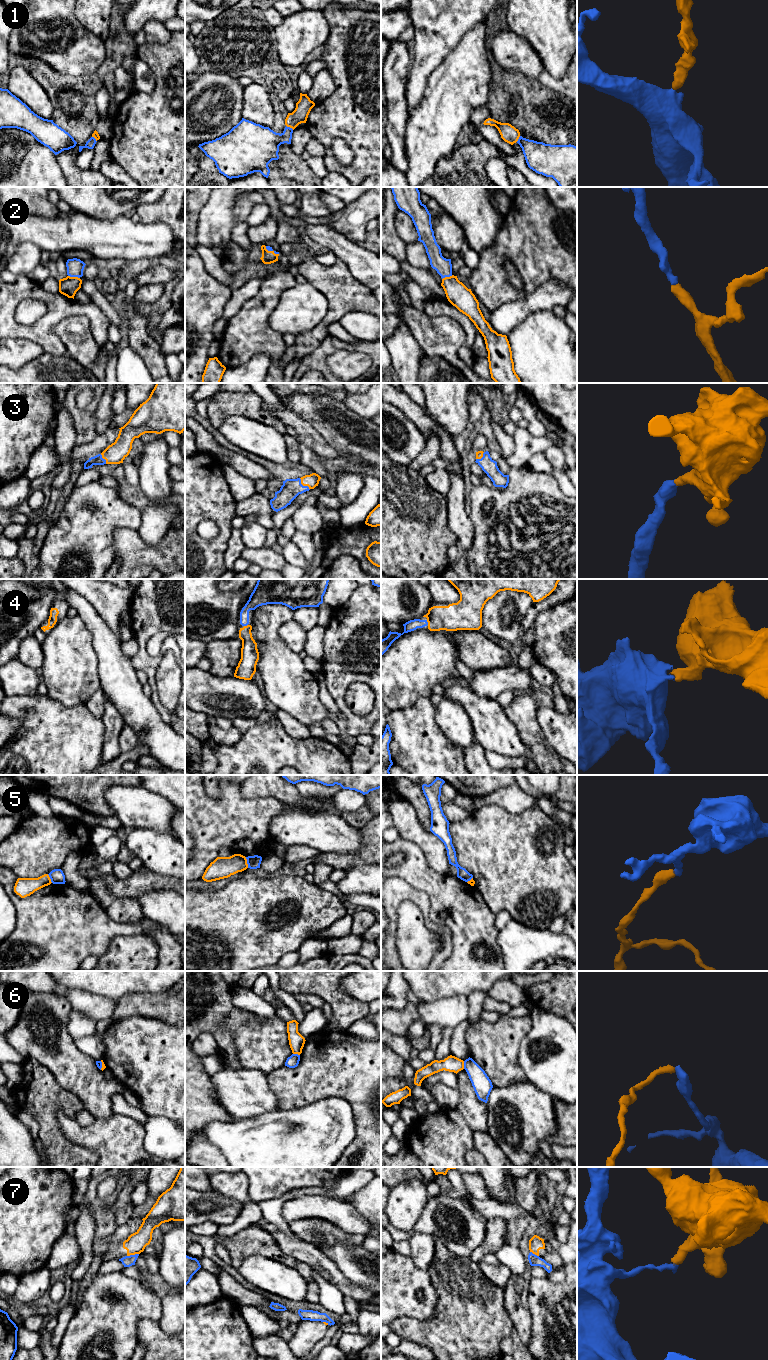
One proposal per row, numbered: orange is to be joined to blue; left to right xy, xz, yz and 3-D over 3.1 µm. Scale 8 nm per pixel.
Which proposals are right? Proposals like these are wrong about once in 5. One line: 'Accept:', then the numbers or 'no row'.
Accept: 1, 2, 3, 4

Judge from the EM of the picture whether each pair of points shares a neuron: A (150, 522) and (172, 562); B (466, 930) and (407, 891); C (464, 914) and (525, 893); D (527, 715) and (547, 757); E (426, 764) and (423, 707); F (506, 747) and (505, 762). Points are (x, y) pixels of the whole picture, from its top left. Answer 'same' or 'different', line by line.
A: different
B: different
C: different
D: same
E: same
F: different

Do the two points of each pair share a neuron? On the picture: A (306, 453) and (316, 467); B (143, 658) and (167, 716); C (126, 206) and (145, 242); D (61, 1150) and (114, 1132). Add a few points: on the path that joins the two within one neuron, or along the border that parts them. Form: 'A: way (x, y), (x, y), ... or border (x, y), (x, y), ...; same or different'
A: way (308, 456), (314, 464); same
B: way (151, 672), (156, 702); same
C: border (125, 214), (112, 219), (102, 219); different
D: border (61, 1128), (71, 1141), (93, 1149), (98, 1156); different

